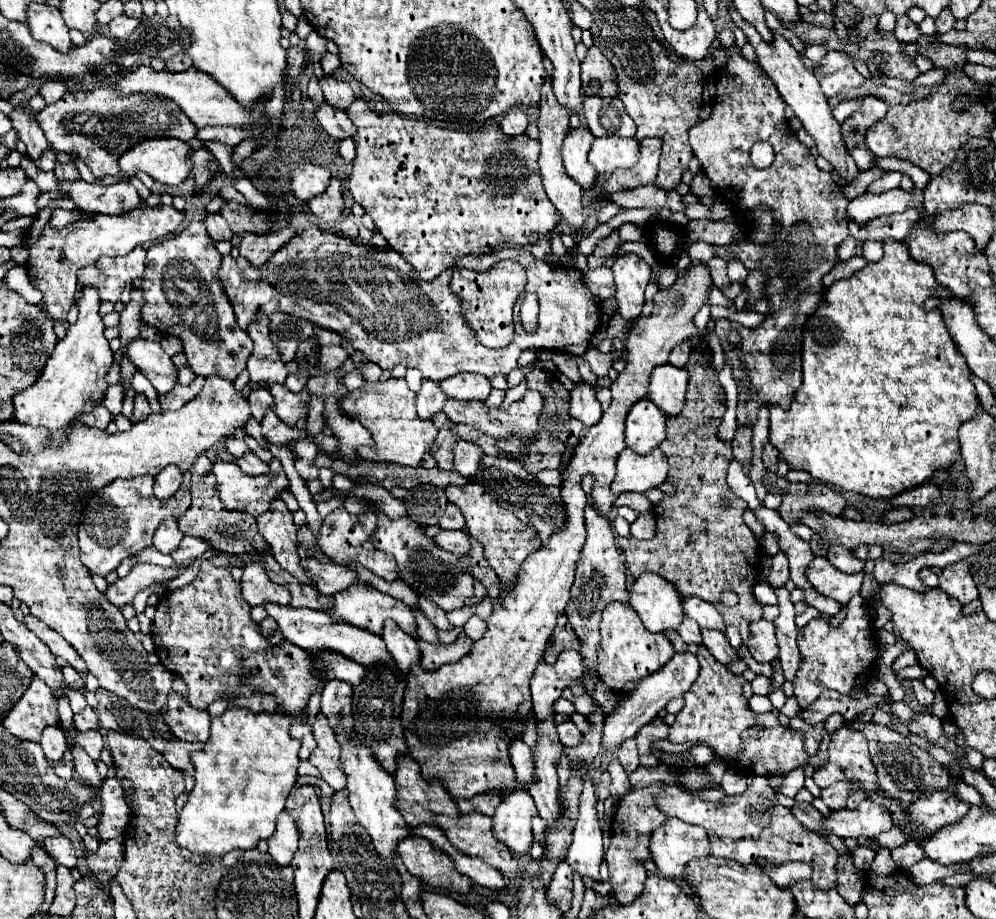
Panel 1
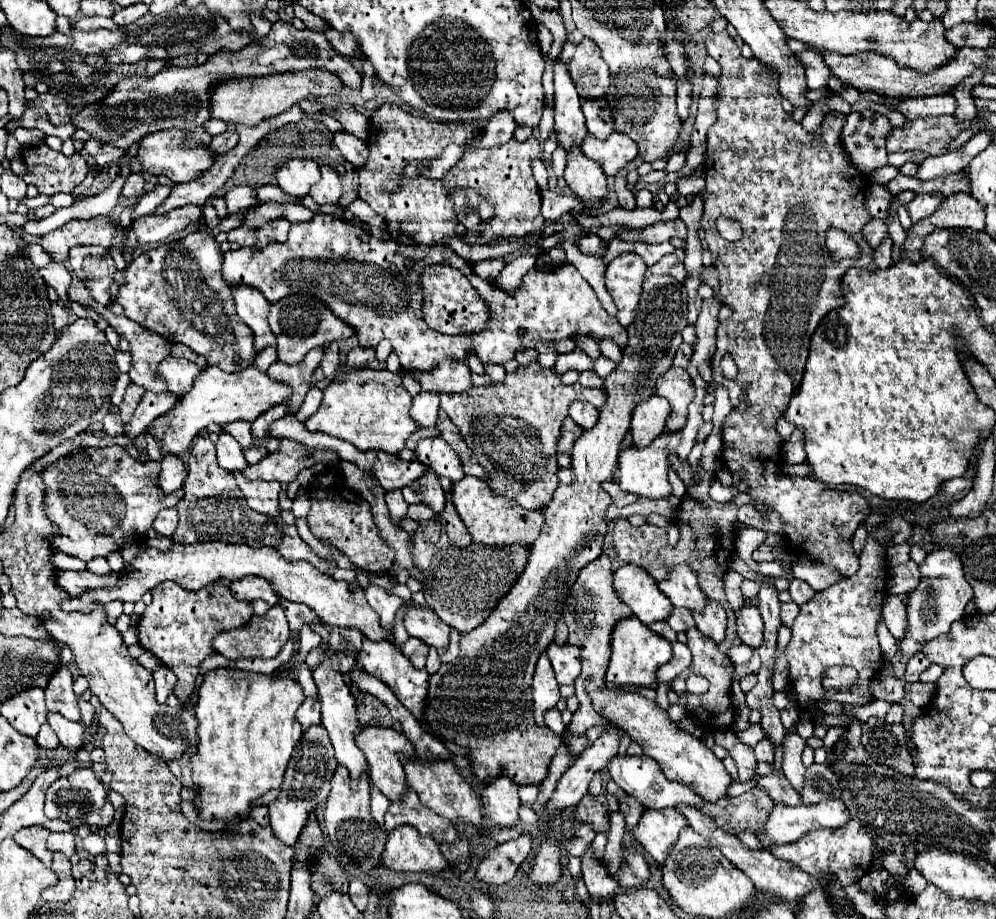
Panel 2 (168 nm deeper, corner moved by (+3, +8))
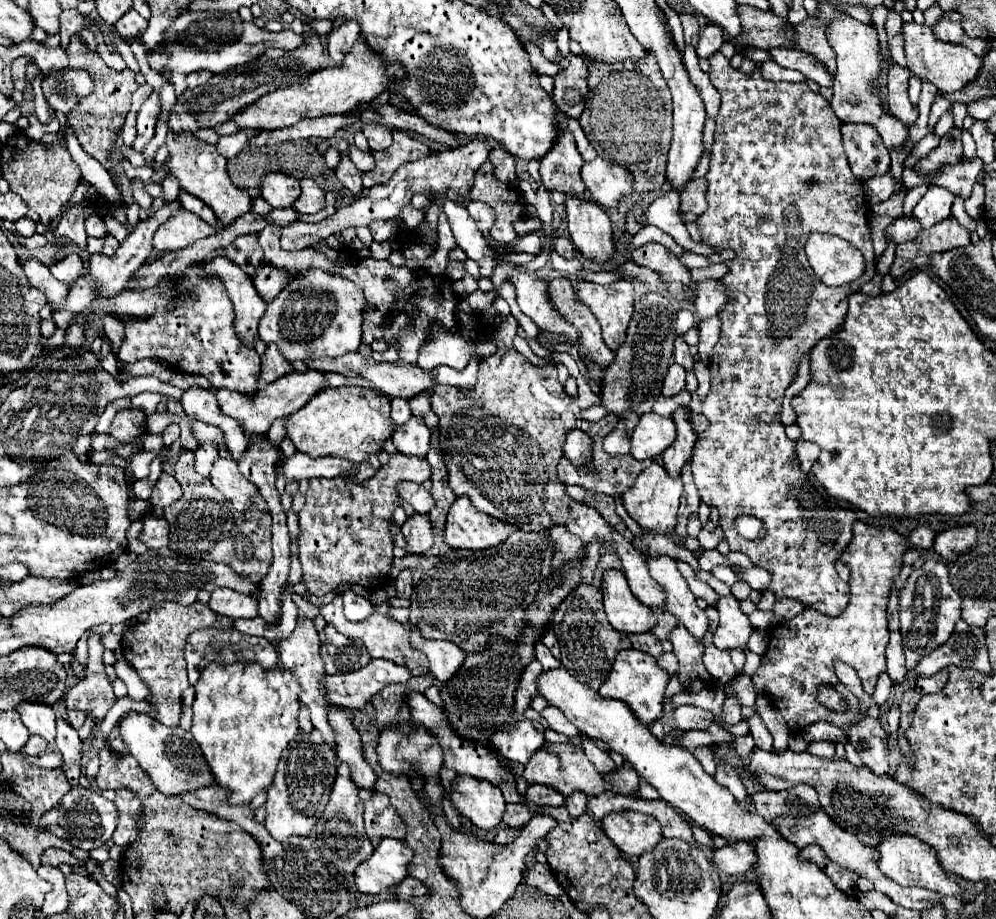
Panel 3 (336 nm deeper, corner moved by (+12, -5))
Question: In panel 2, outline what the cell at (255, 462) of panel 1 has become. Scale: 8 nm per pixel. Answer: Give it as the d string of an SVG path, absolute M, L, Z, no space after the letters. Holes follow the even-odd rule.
M222 433L218 443L216 443L216 455L218 455L218 465L226 471L236 471L248 467L248 461L244 459L240 443L230 435Z

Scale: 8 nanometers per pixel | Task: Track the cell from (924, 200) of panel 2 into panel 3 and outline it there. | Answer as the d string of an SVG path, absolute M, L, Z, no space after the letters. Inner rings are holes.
M929 186L927 194L919 200L919 204L913 210L913 216L921 222L923 228L929 228L945 218L951 216L955 194L939 186Z

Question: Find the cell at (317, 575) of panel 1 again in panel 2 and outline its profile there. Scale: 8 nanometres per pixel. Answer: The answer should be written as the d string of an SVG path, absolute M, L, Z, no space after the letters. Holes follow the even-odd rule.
M209 438L196 439L188 455L186 455L186 465L188 465L188 477L184 481L184 497L178 501L176 509L180 513L180 523L172 539L176 543L194 543L194 541L210 541L210 539L220 539L228 543L248 543L250 547L262 547L270 545L282 553L286 561L308 561L322 573L328 573L336 567L334 561L326 561L318 557L308 543L304 543L298 535L298 529L294 525L294 515L292 511L282 511L282 539L280 531L276 529L274 521L266 515L254 513L248 505L246 499L242 497L242 491L238 489L234 475L224 471L217 463L216 447Z

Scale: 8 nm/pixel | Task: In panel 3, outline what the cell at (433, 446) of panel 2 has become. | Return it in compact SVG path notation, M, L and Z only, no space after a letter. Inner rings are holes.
M393 454L387 466L381 466L377 474L365 482L353 484L345 476L337 478L313 478L307 490L307 502L299 512L299 560L303 566L303 580L313 596L325 596L333 592L341 582L359 584L365 588L379 586L387 582L391 564L393 564L393 538L391 538L391 520L393 510L401 504L401 496L397 494L397 482L409 480L423 484L431 476L431 466L425 458Z

